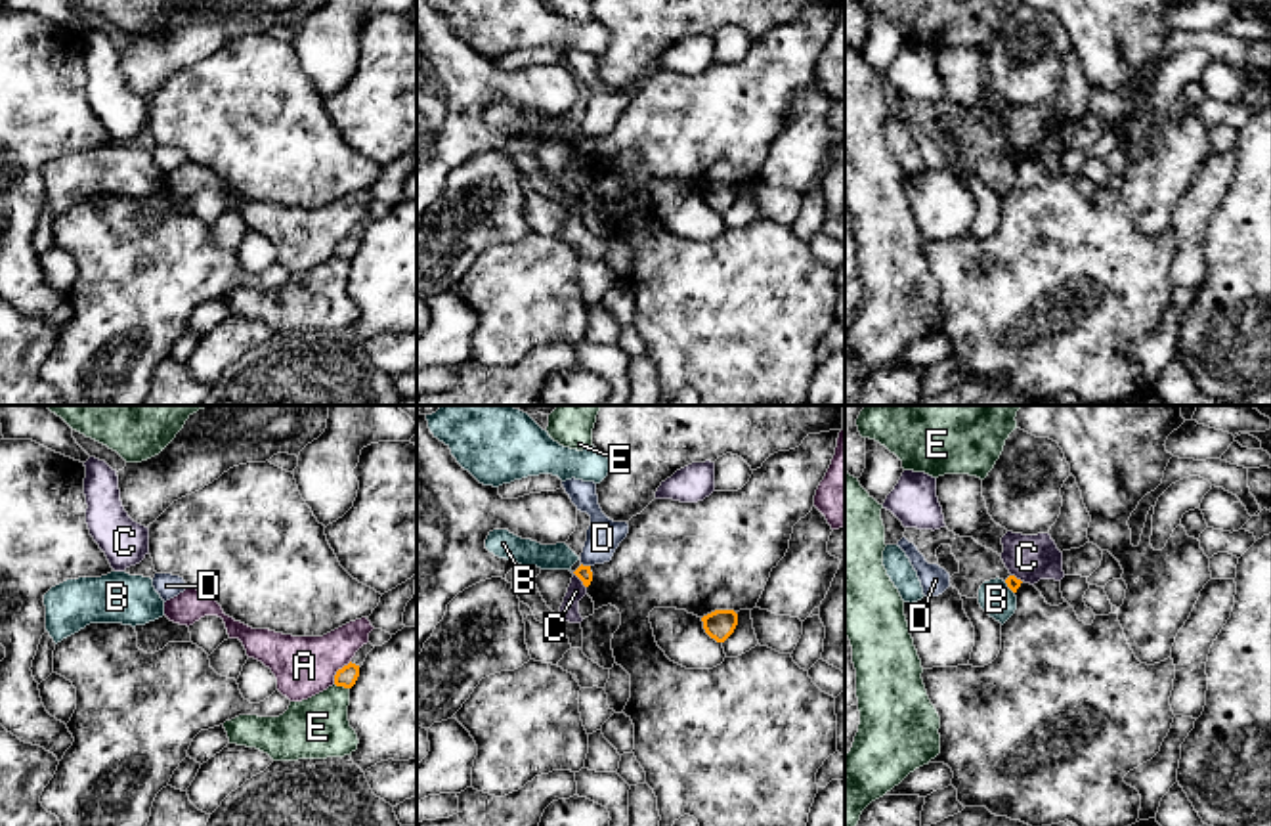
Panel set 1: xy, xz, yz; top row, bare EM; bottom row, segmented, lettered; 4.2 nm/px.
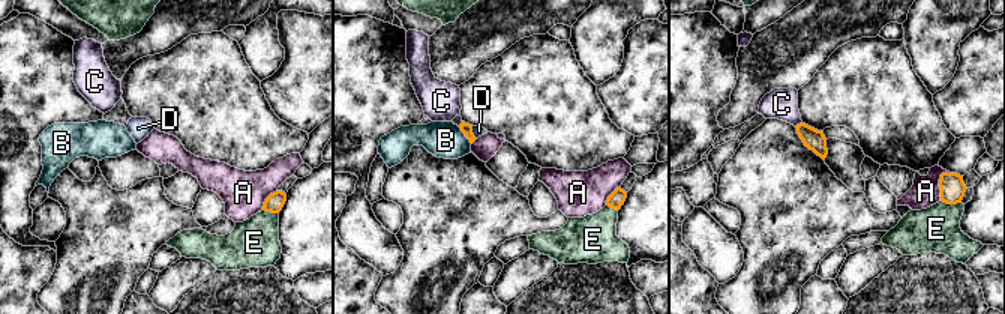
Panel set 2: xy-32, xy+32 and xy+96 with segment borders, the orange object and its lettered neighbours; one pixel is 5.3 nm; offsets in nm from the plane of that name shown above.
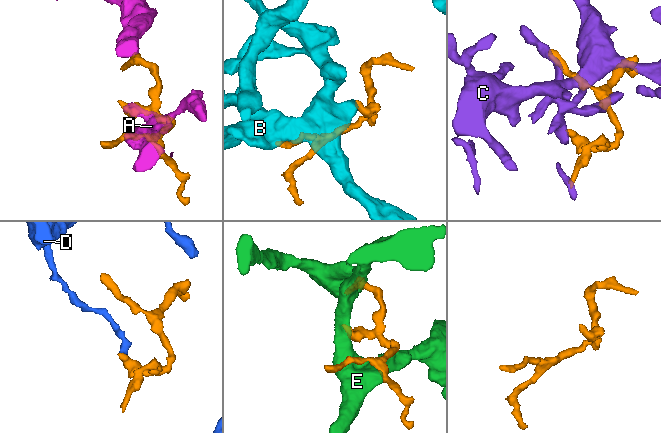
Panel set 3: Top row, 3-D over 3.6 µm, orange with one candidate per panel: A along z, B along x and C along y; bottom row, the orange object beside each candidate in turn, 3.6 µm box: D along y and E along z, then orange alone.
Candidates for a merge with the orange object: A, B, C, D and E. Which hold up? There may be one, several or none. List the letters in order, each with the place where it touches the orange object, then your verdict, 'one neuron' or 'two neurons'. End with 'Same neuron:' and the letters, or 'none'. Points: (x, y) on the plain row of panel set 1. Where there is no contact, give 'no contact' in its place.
A: xy (337, 243) | two neurons
B: yz (1008, 157) | two neurons
C: xz (580, 150) | two neurons
D: xz (585, 138) | one neuron
E: xy (343, 257) | two neurons
Same neuron: D

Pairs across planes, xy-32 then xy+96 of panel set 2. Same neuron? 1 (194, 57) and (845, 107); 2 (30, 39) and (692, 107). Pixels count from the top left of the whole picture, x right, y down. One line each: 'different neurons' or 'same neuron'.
1: same neuron
2: same neuron

